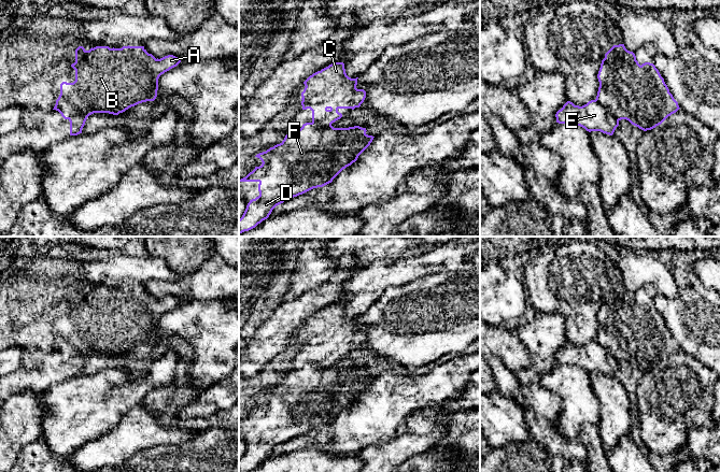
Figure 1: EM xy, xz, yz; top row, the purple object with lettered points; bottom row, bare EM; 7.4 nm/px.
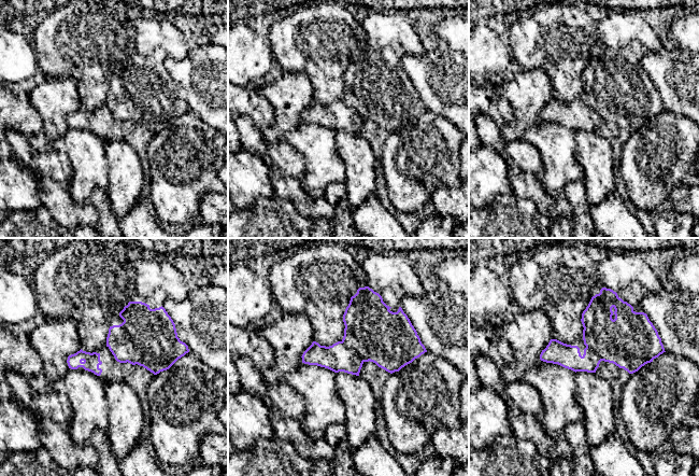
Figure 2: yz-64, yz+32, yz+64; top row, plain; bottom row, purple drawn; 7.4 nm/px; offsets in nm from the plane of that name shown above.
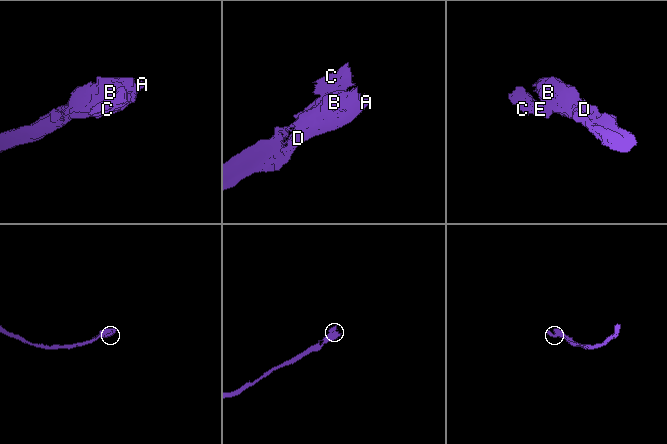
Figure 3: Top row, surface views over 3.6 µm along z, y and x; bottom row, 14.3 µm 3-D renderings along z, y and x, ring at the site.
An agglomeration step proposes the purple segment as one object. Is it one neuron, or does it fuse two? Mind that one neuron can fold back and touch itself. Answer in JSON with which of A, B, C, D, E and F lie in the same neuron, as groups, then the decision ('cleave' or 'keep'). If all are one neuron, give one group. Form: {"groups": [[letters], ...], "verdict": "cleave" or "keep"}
{"groups": [["A", "B", "D", "F"], ["C", "E"]], "verdict": "cleave"}

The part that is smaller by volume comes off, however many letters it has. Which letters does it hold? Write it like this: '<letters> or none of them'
C, E

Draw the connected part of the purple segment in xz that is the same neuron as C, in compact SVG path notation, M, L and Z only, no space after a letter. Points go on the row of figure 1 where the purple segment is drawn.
M334 62L310 75L301 92L302 110L312 111L312 124L330 126L342 117L339 109L359 108L366 98L364 89L357 89L357 78L347 75L343 62Z

